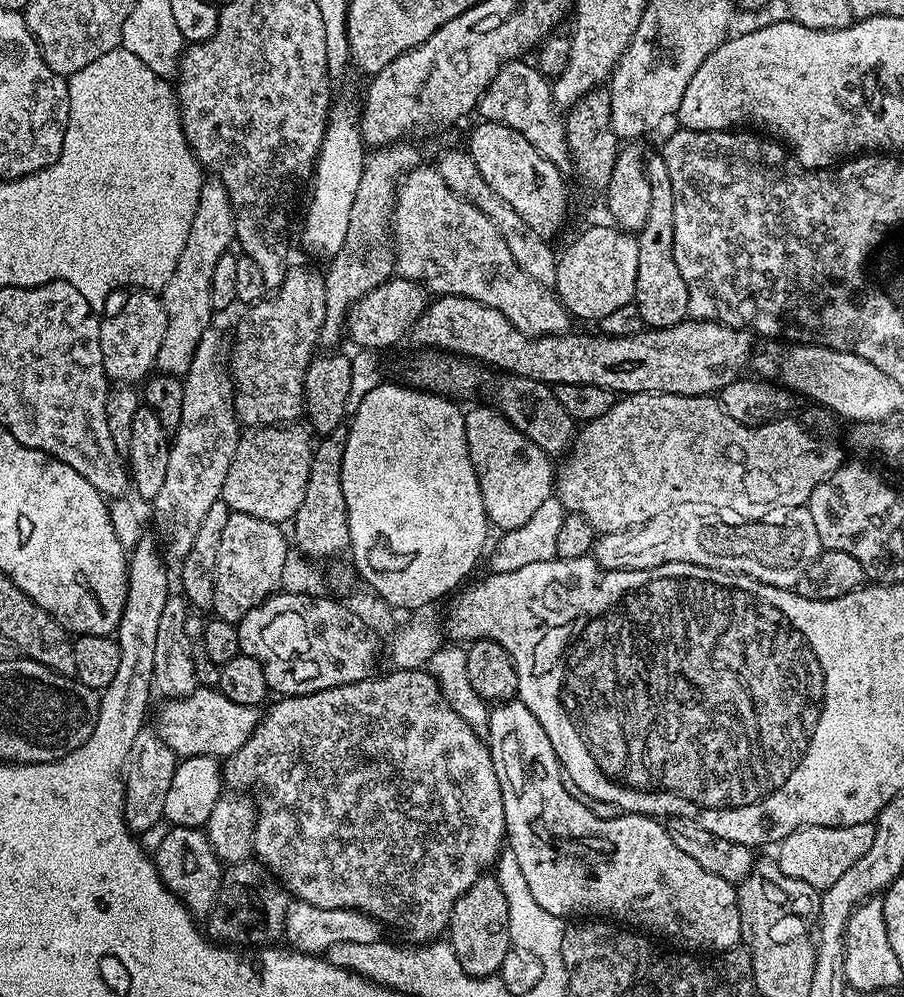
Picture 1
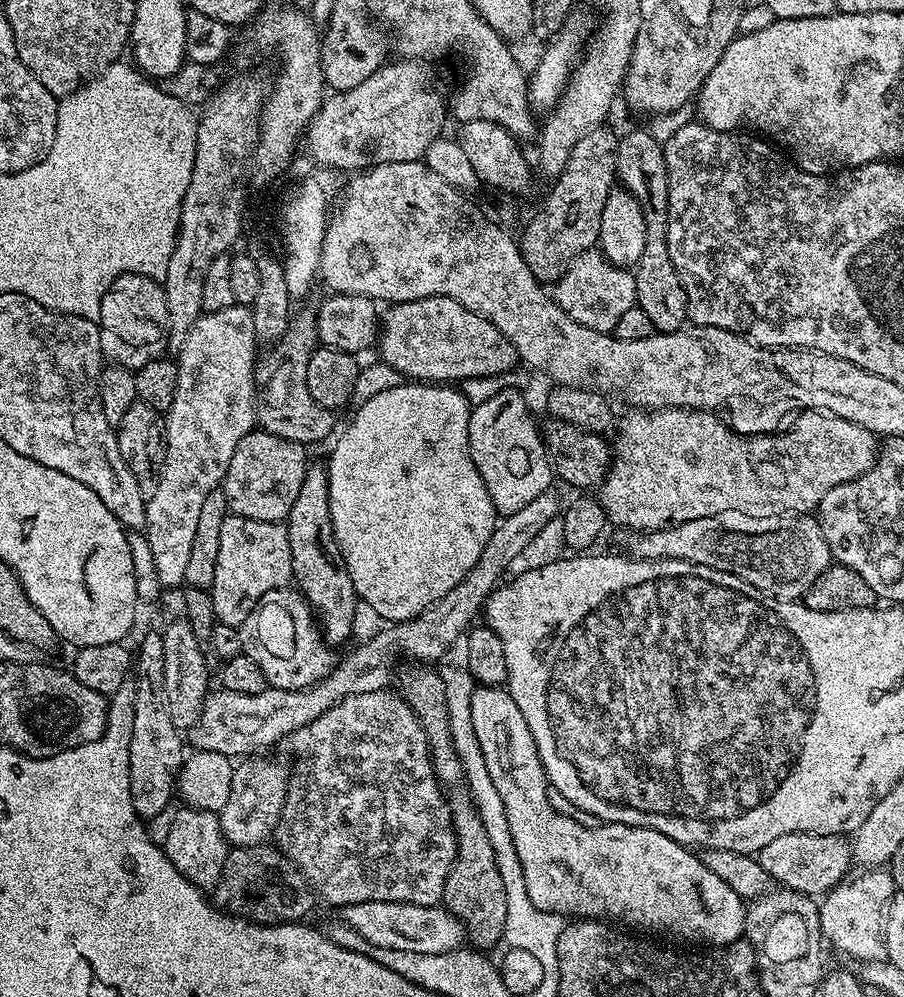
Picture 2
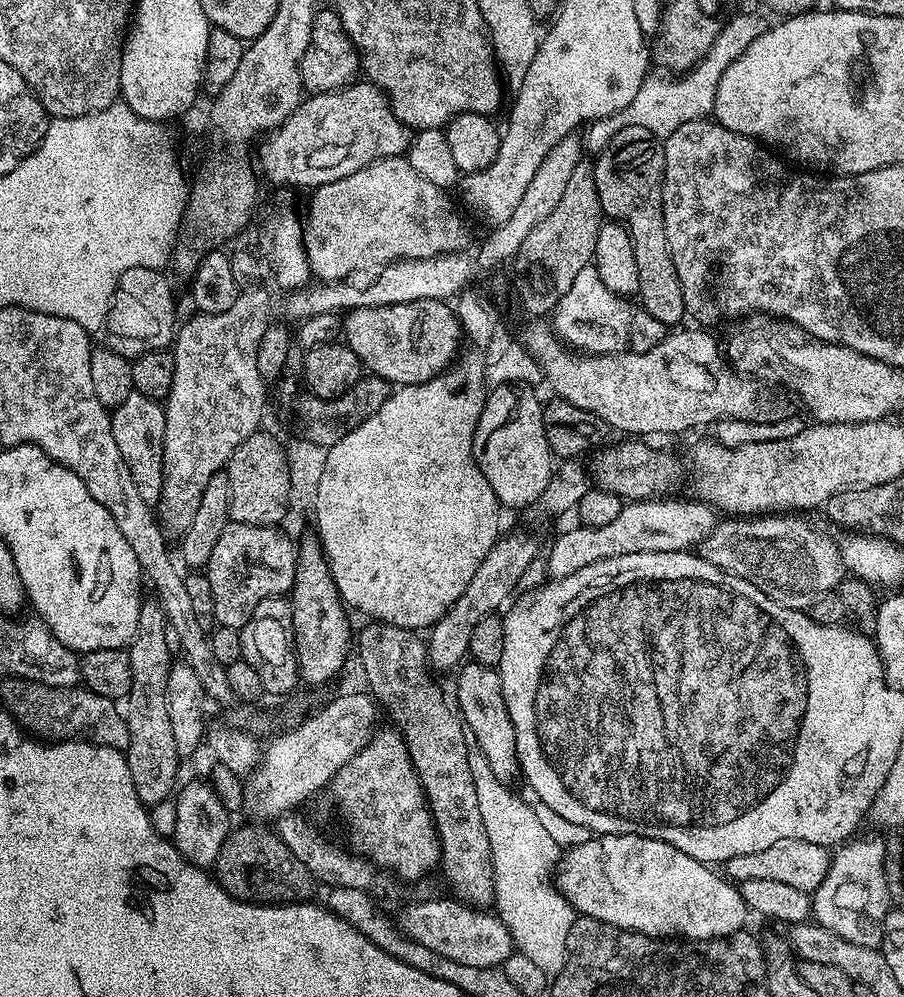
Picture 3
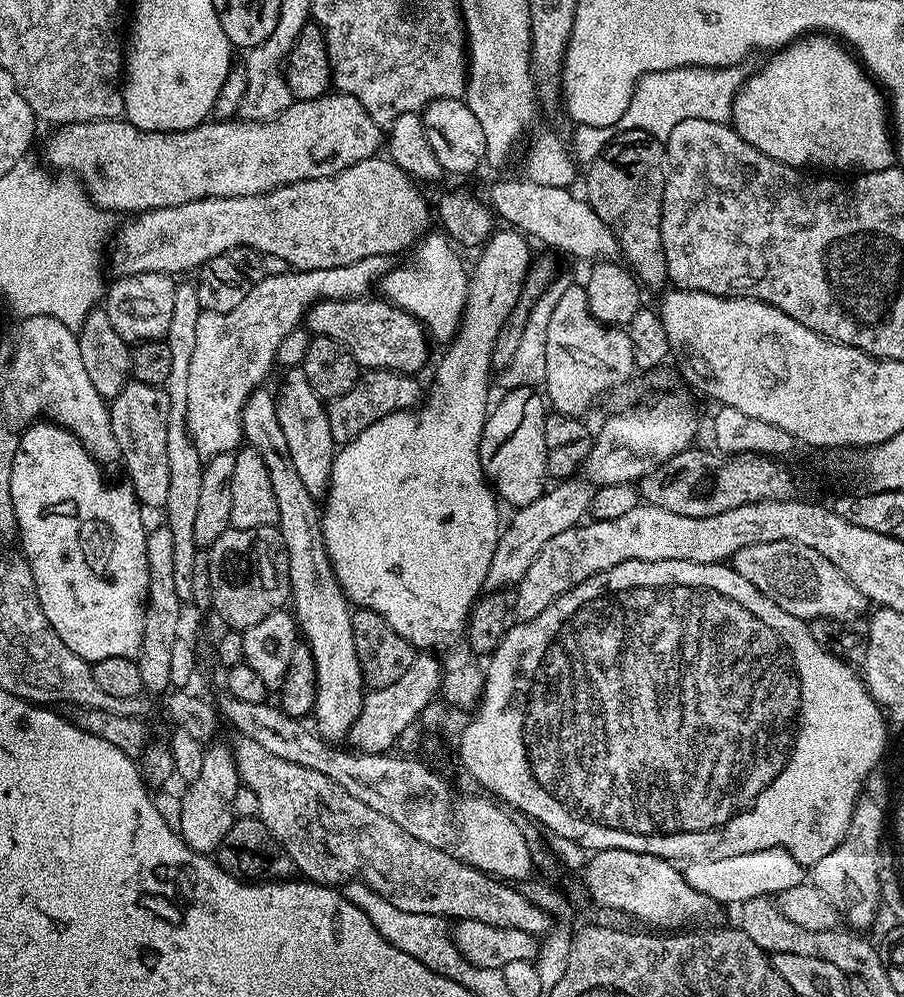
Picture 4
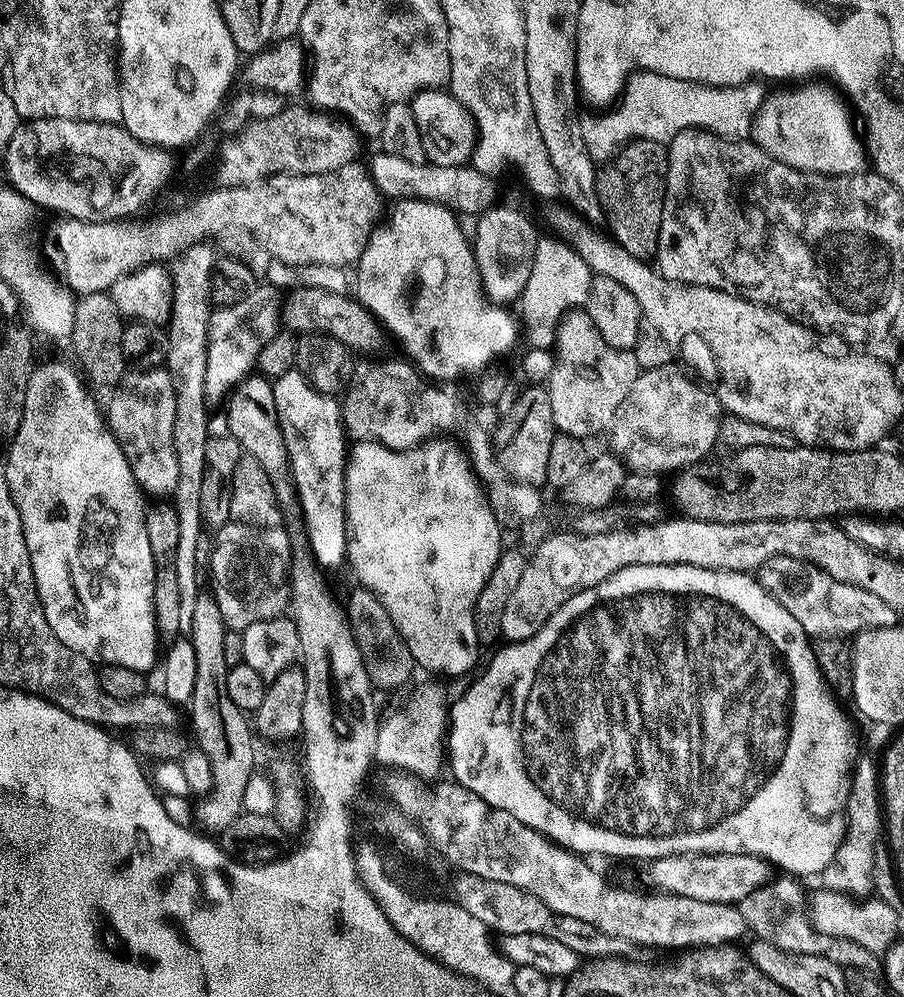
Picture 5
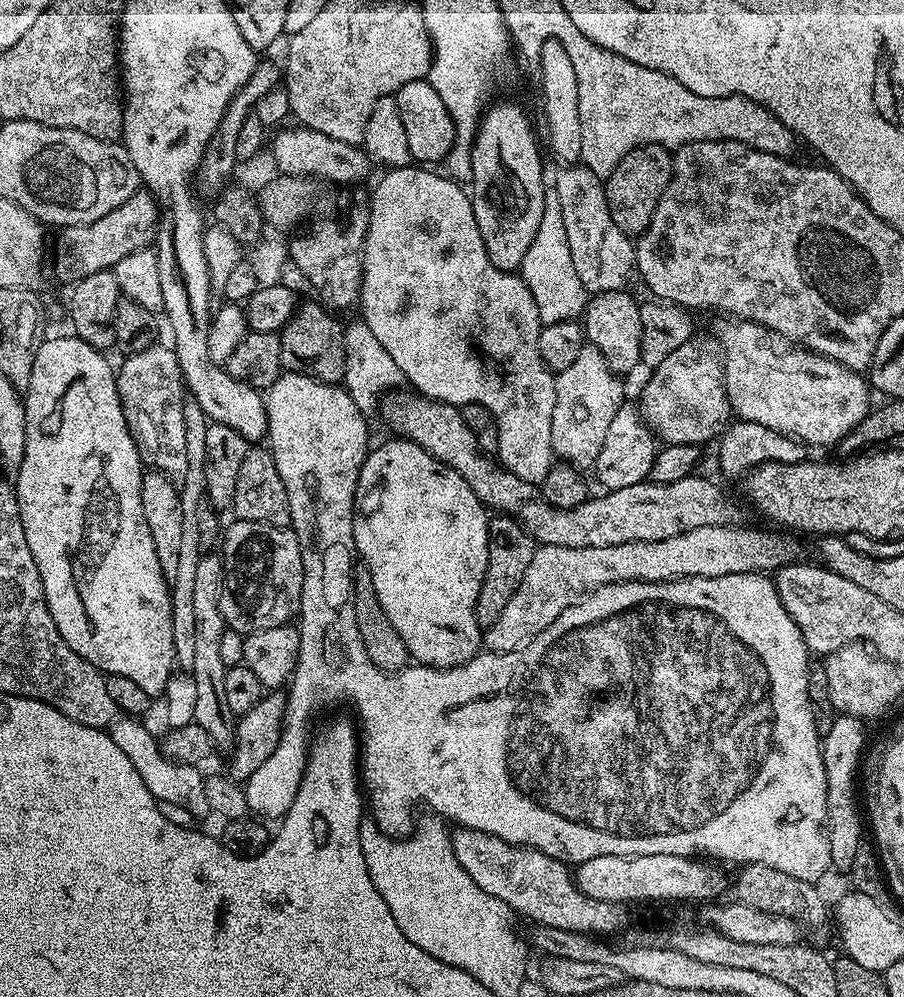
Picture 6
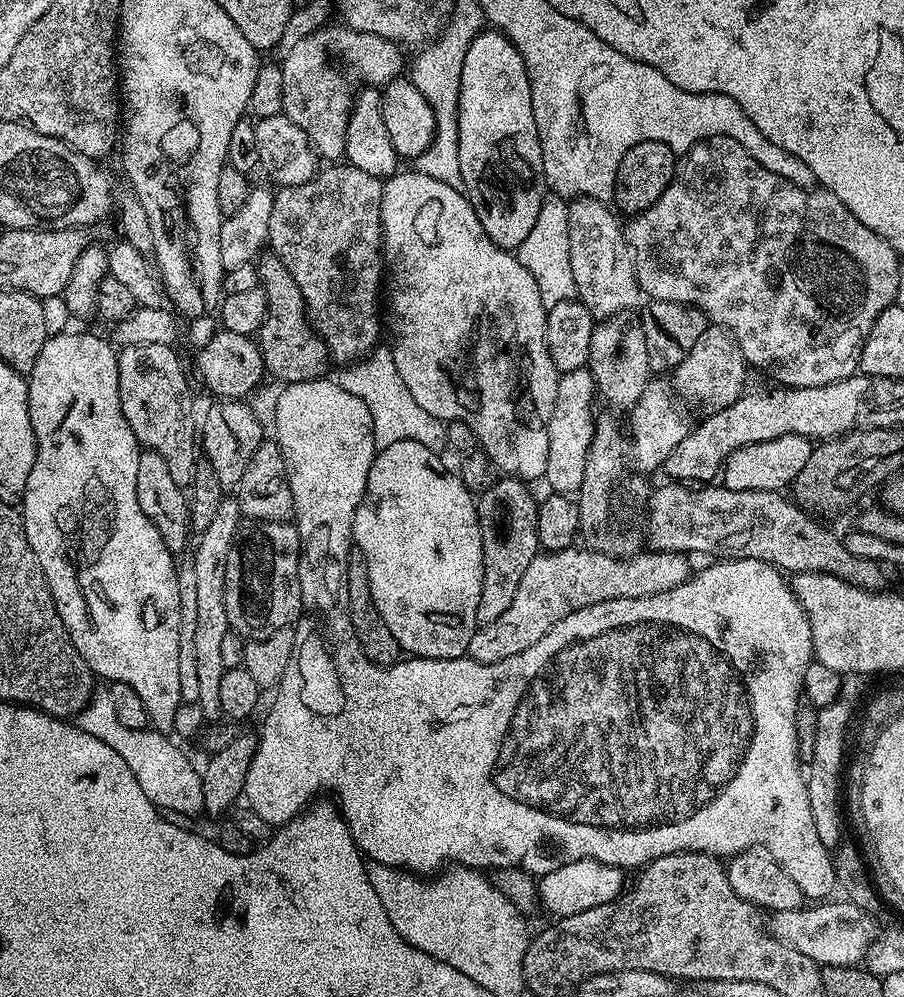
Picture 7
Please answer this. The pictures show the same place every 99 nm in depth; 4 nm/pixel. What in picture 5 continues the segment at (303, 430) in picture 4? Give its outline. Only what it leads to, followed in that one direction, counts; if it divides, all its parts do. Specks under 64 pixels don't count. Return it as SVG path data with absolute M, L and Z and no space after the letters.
M293 370L272 380L278 426L286 442L290 474L308 533L308 546L317 564L345 563L346 522L344 521L344 471L348 465L350 437L344 431L342 404L336 396L327 396L313 388L307 378Z

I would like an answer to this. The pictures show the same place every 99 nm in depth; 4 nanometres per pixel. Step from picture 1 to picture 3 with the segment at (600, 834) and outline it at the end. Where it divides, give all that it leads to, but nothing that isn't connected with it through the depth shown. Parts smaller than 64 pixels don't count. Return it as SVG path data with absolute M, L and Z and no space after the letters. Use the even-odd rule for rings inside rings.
M475 662L465 663L459 672L460 677L456 680L457 705L455 704L458 715L465 729L470 733L475 747L476 744L480 747L479 755L484 763L490 766L490 770L494 770L494 778L512 782L512 779L517 779L520 762L516 758L514 726L506 710L506 702L500 685L500 673L496 668L487 668ZM597 835L588 839L592 840L569 852L567 849L562 856L562 866L557 867L554 873L556 887L579 915L613 924L627 932L641 932L657 938L723 940L745 927L744 919L749 919L750 913L740 897L739 887L701 860L690 858L690 854L682 854L682 850L666 842L645 836Z

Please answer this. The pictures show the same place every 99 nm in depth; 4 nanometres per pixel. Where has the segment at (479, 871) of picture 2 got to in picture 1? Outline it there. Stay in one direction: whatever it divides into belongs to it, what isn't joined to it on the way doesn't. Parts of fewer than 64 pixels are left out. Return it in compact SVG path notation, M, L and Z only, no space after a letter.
M488 875L478 877L470 890L454 902L446 929L447 943L451 944L458 962L462 962L462 970L471 976L495 977L512 944L512 936L508 933L509 893L504 893L503 886Z

